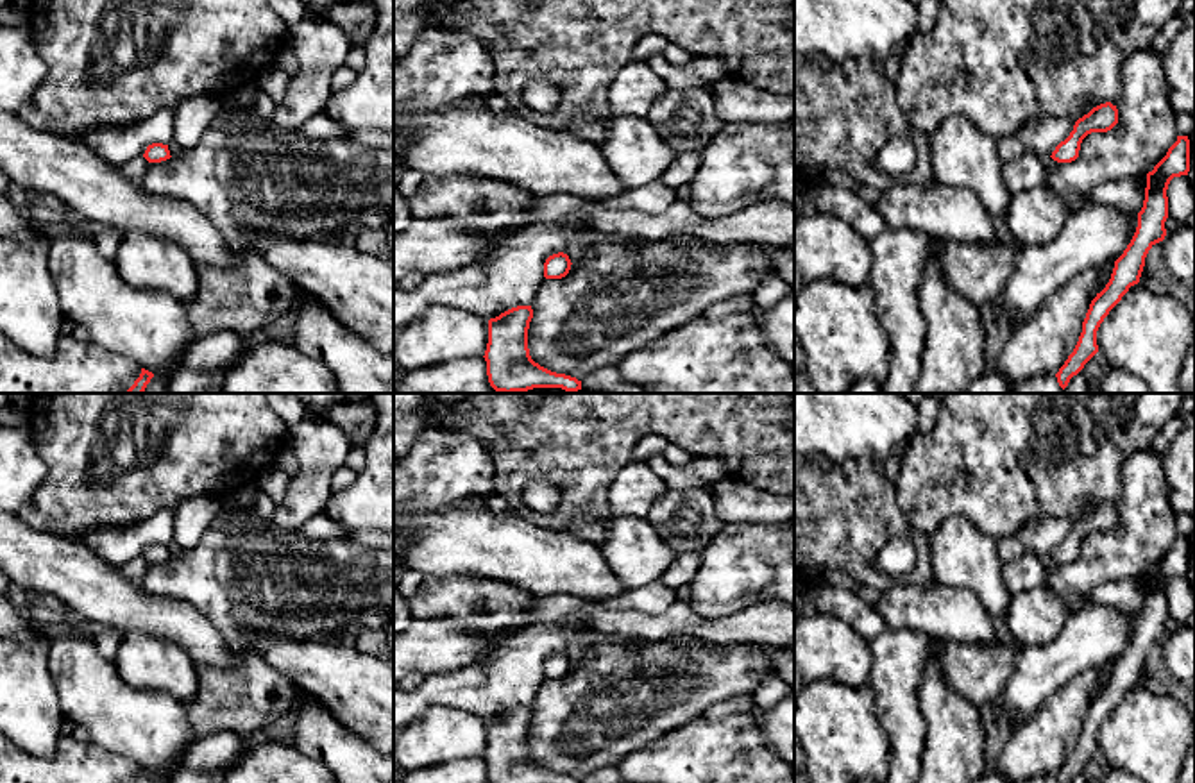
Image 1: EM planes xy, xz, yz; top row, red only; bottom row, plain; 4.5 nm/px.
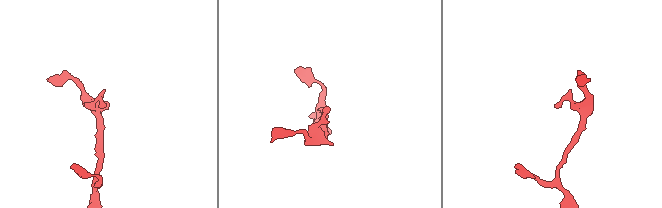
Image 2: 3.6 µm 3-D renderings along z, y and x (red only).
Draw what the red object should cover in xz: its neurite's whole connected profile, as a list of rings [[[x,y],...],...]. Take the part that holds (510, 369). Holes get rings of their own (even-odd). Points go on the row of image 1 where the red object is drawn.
[[[517,306],[488,320],[488,343],[483,358],[490,386],[503,393],[533,388],[581,390],[581,381],[576,377],[551,372],[531,359],[528,349],[531,318],[531,306]]]

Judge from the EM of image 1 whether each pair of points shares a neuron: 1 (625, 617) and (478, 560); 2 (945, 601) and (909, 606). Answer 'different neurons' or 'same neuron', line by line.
1: different neurons
2: same neuron

